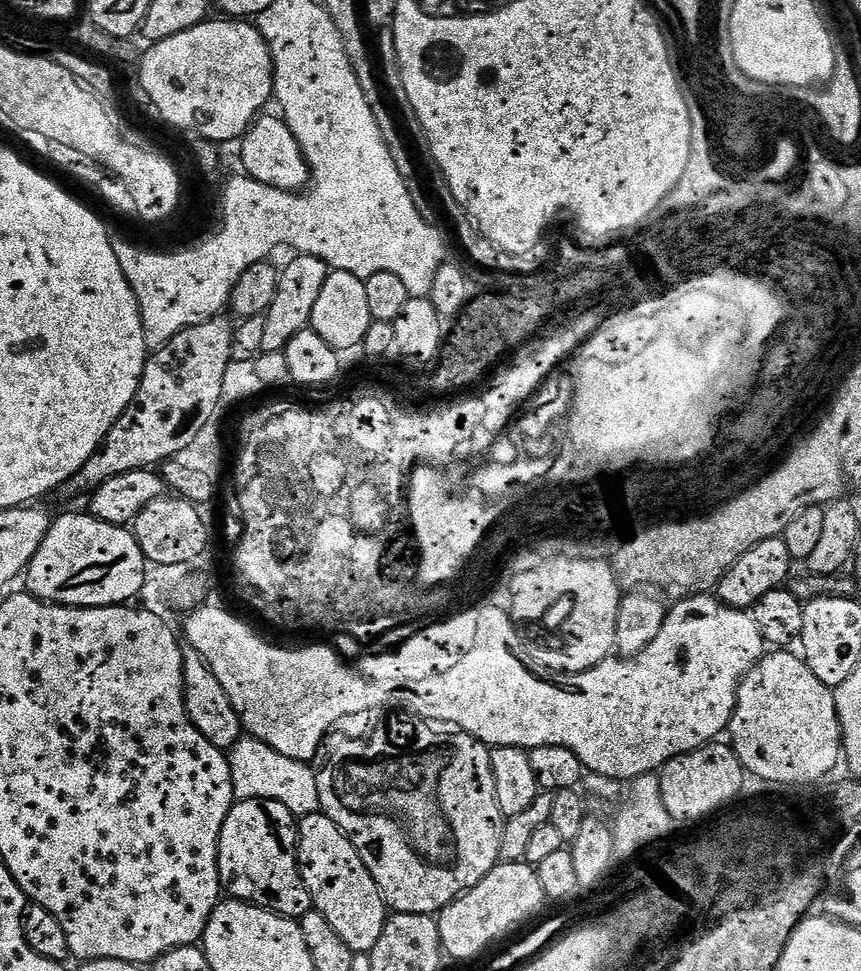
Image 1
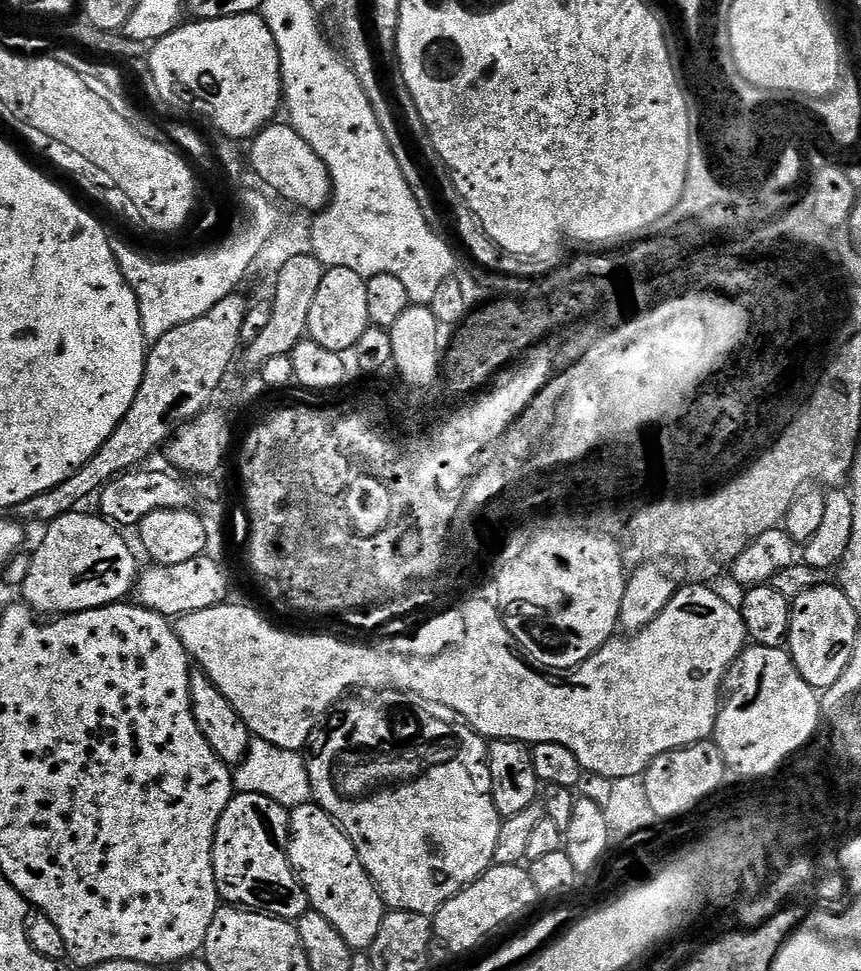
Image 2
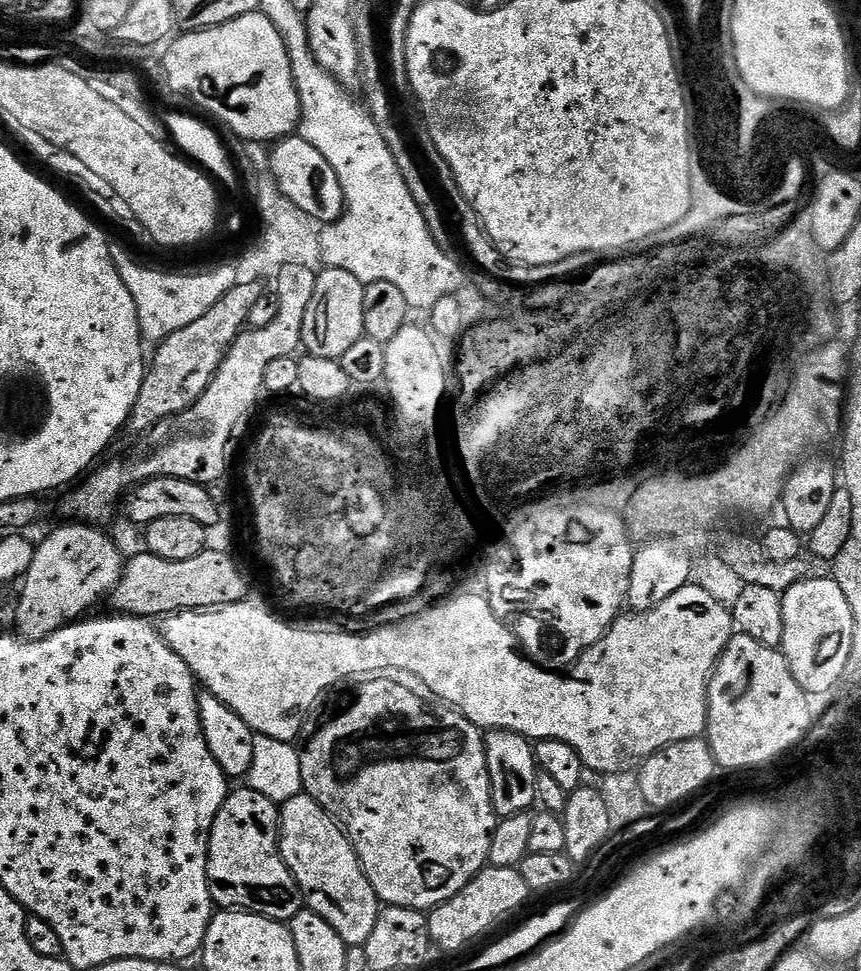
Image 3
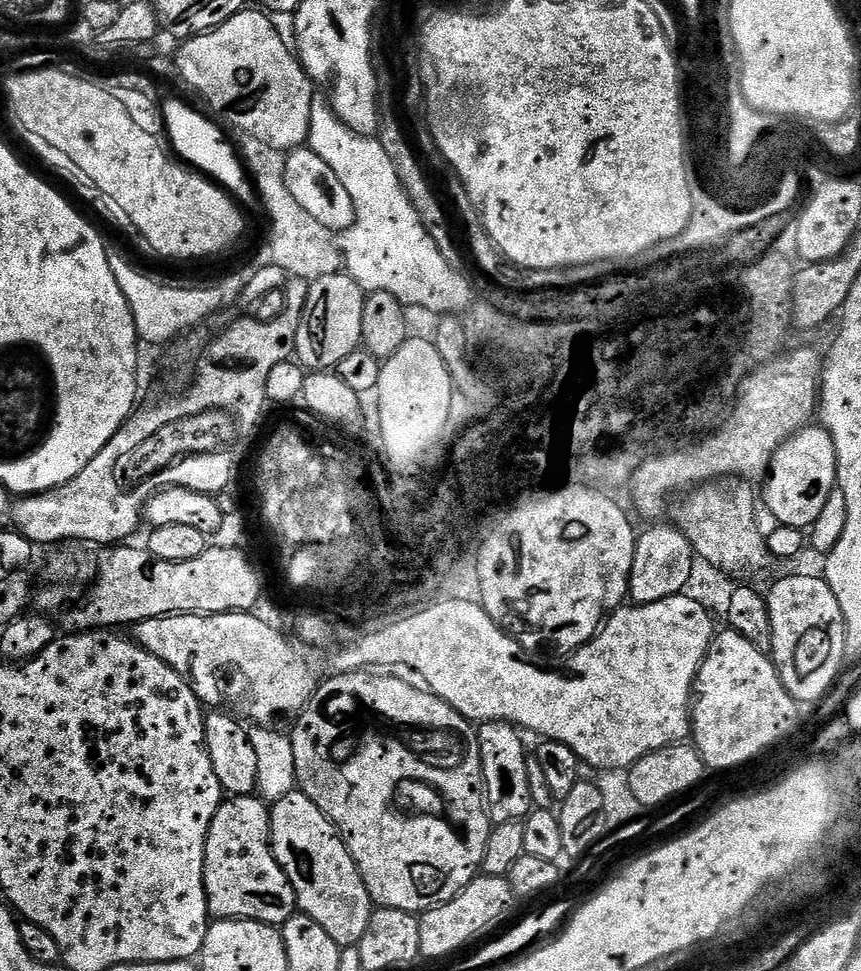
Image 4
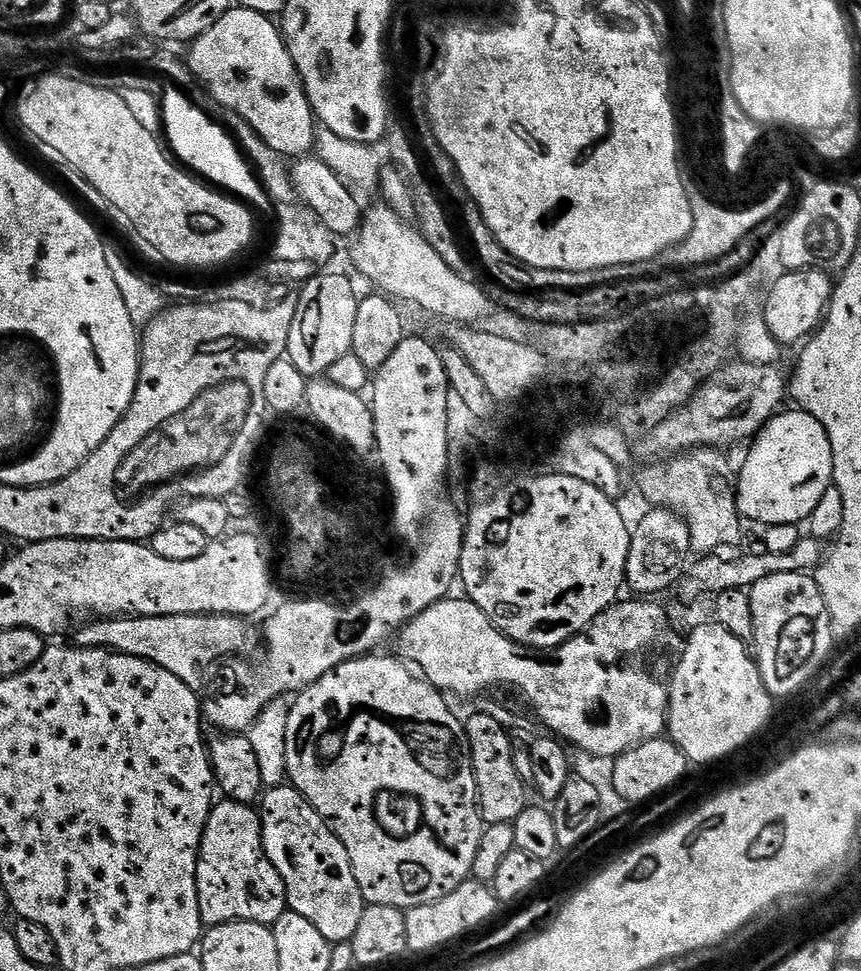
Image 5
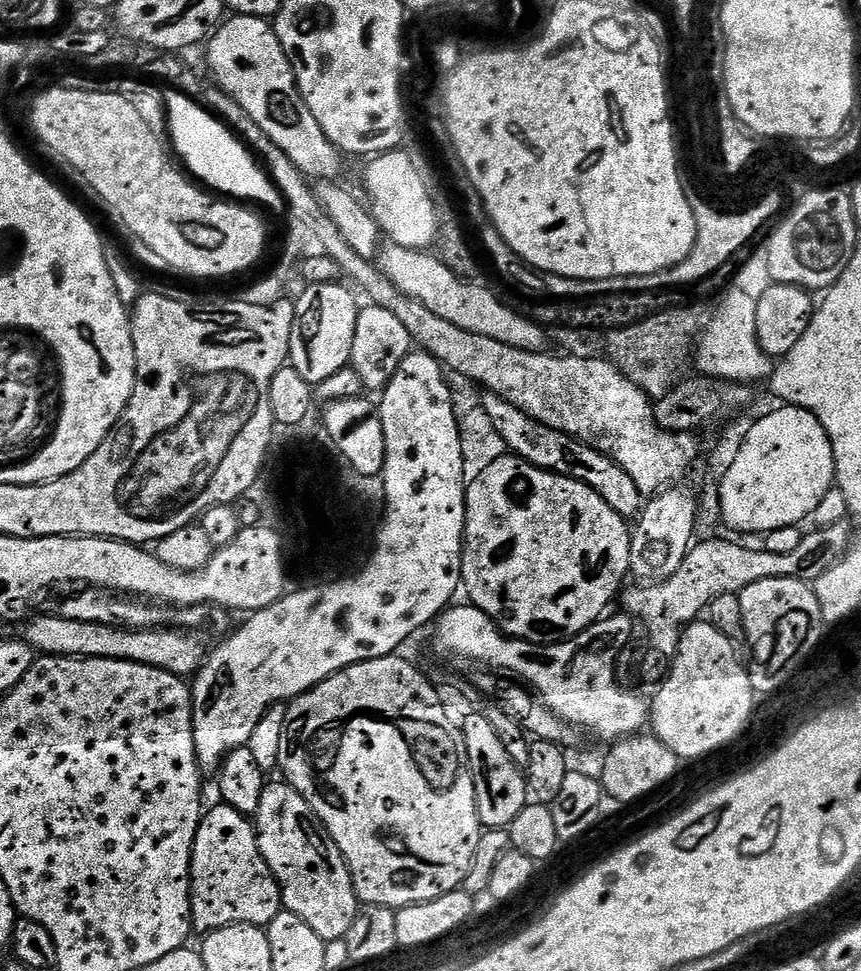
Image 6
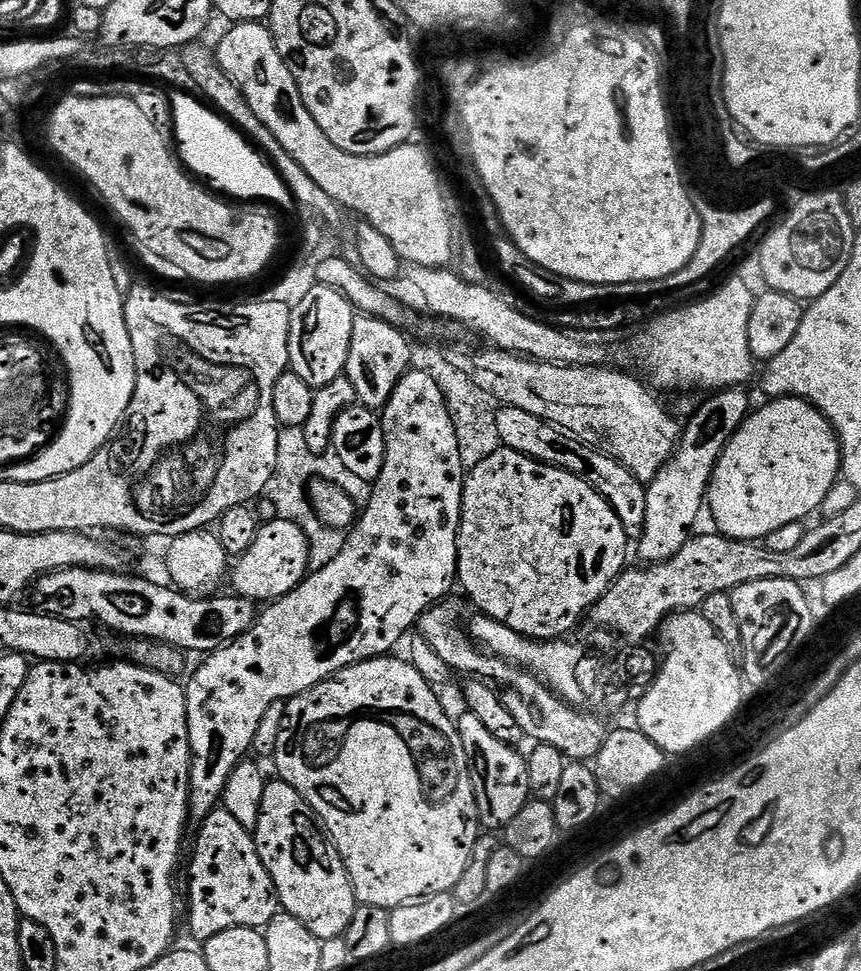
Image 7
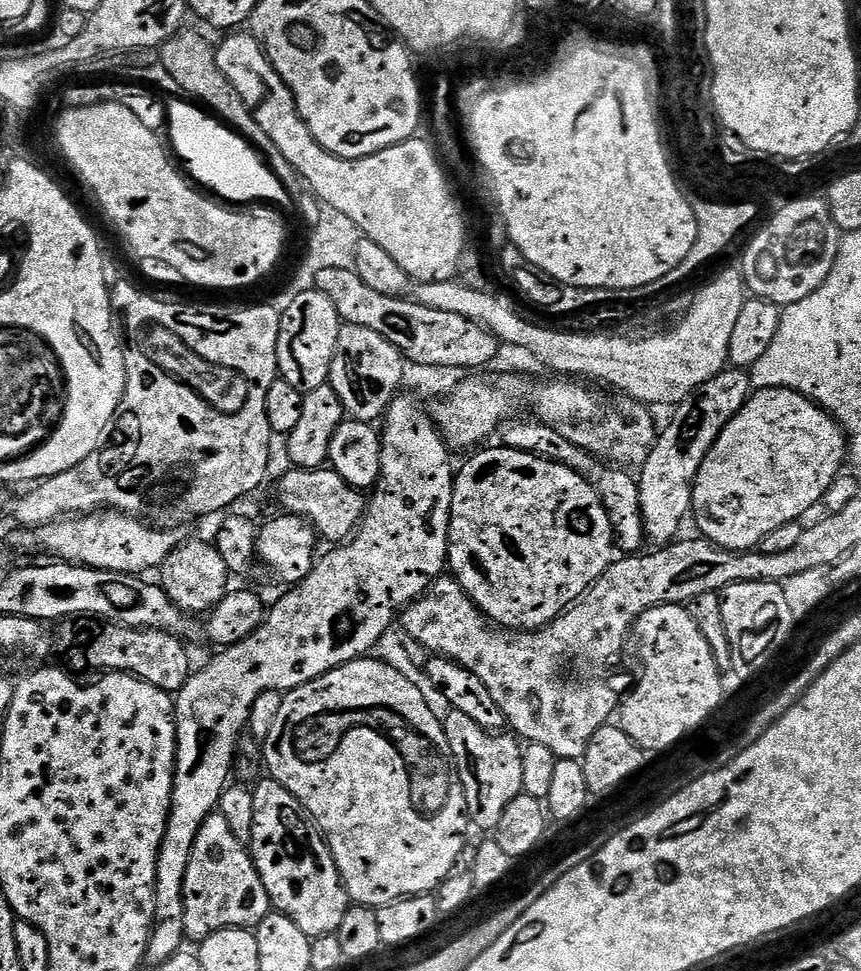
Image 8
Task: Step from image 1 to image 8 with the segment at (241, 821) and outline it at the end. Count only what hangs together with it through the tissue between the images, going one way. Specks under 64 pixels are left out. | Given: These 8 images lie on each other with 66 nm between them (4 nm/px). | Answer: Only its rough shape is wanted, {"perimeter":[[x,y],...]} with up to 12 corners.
{"perimeter":[[206,818],[184,879],[197,941],[273,911],[251,851]]}

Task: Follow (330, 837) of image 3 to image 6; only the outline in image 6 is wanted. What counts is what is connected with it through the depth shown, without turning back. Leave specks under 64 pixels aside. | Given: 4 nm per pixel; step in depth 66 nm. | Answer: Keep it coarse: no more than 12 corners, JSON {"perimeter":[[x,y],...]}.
{"perimeter":[[291,784],[254,827],[287,911],[325,942],[358,901],[344,855]]}

